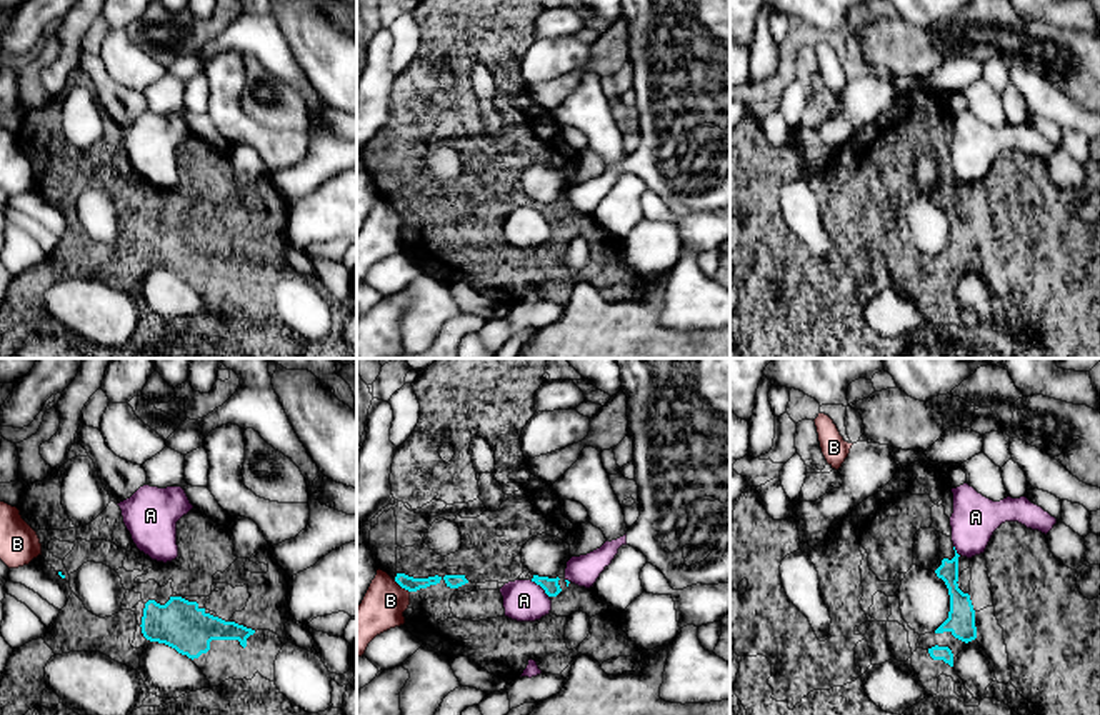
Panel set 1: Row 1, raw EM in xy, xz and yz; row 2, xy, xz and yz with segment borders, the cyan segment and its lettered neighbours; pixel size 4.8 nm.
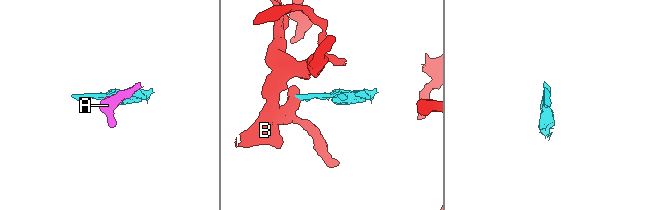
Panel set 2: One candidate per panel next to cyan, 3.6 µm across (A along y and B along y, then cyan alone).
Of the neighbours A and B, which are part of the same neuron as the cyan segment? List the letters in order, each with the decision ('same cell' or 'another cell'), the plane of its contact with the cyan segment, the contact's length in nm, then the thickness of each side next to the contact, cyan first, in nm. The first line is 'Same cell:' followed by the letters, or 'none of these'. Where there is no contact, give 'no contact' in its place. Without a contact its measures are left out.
Same cell: none of these
A: another cell; contact in xz; length 130 nm; calibres 80 and 200 nm
B: another cell; contact in xz; length 100 nm; calibres 70 and 200 nm

